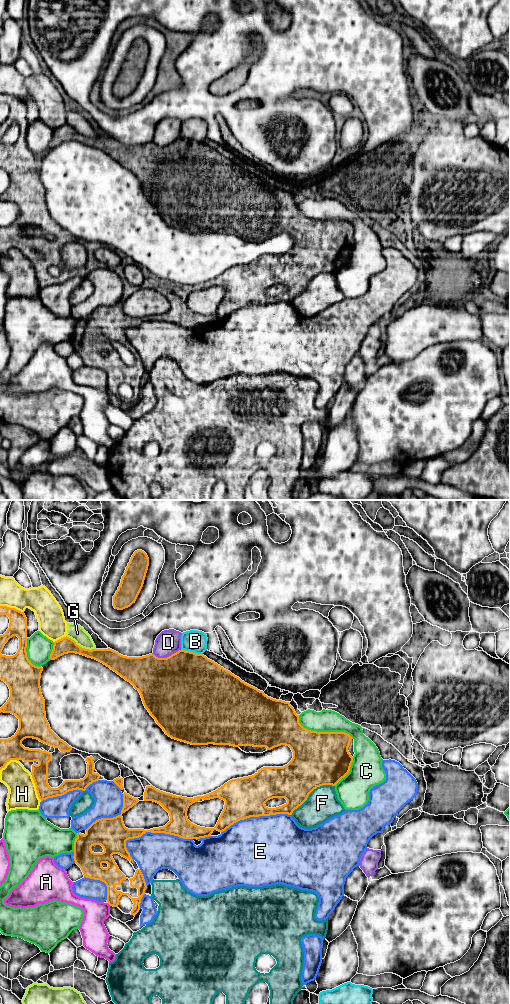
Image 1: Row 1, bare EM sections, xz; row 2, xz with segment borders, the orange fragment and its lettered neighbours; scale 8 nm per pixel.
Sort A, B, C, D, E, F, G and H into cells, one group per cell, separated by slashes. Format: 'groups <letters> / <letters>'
groups A / B D / C / E H / F / G

